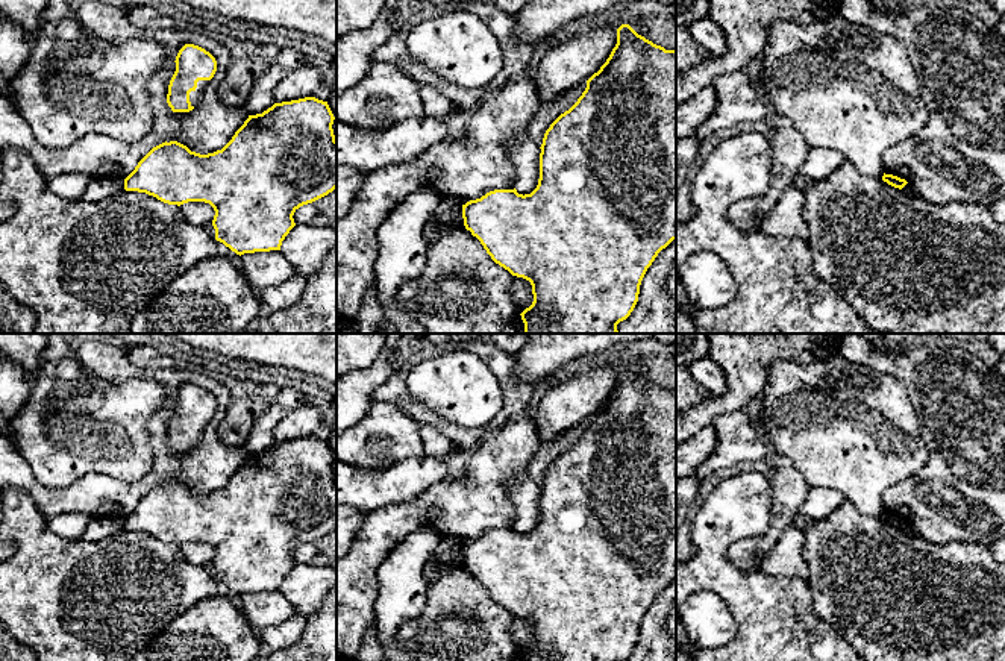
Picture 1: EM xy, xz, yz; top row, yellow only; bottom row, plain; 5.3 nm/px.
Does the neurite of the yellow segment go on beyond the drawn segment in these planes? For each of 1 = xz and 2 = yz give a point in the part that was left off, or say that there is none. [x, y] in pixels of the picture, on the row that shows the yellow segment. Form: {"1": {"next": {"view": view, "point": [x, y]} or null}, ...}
{"1": {"next": null}, "2": {"next": null}}

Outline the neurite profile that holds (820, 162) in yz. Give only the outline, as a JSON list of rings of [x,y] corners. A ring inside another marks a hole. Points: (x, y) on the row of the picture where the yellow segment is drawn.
[[[822,147],[809,149],[797,174],[808,180],[823,180],[846,161],[847,159],[837,150]]]

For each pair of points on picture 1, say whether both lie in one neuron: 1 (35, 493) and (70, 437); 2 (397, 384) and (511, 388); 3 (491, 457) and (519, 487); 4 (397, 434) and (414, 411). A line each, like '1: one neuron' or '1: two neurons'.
1: two neurons
2: one neuron
3: two neurons
4: two neurons

